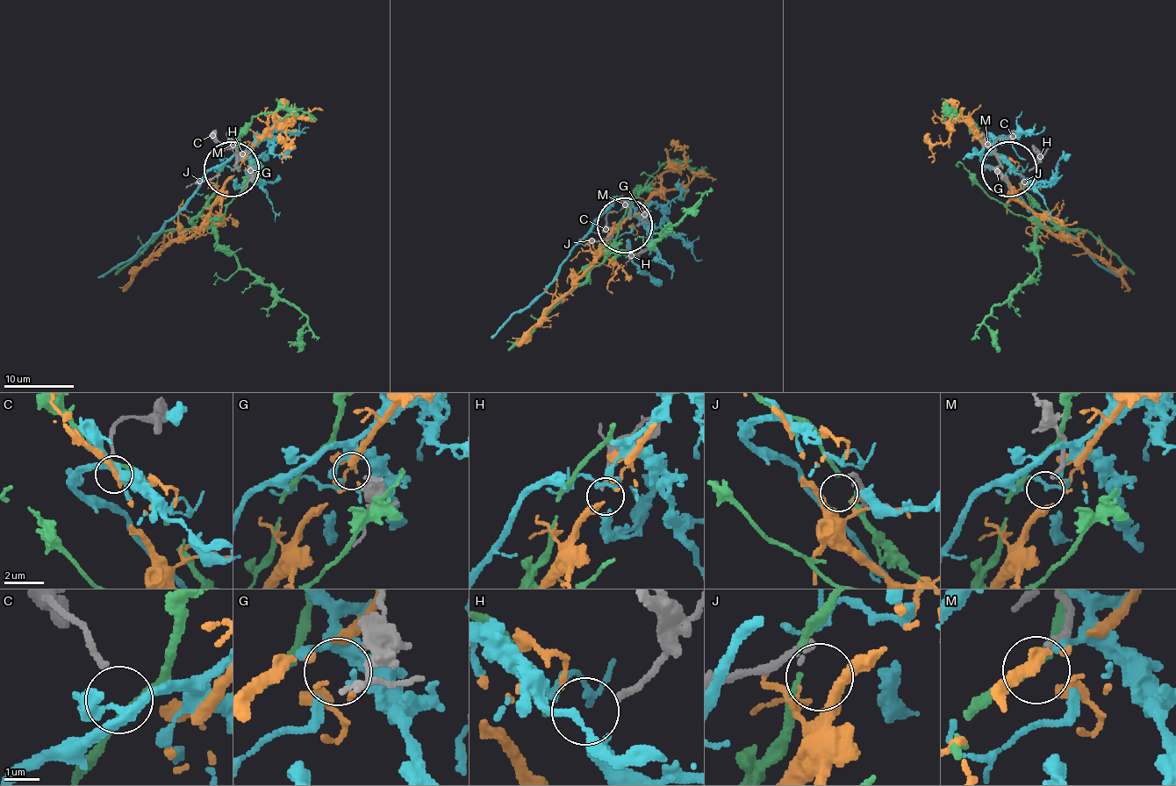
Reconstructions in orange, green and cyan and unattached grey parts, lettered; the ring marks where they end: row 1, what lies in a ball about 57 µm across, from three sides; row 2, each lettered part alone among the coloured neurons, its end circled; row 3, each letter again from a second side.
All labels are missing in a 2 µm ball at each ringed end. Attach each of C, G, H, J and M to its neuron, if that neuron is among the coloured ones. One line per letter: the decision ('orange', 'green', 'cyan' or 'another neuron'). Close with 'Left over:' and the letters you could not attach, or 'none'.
C: another neuron
G: orange
H: cyan
J: another neuron
M: another neuron
Left over: C, J, M

